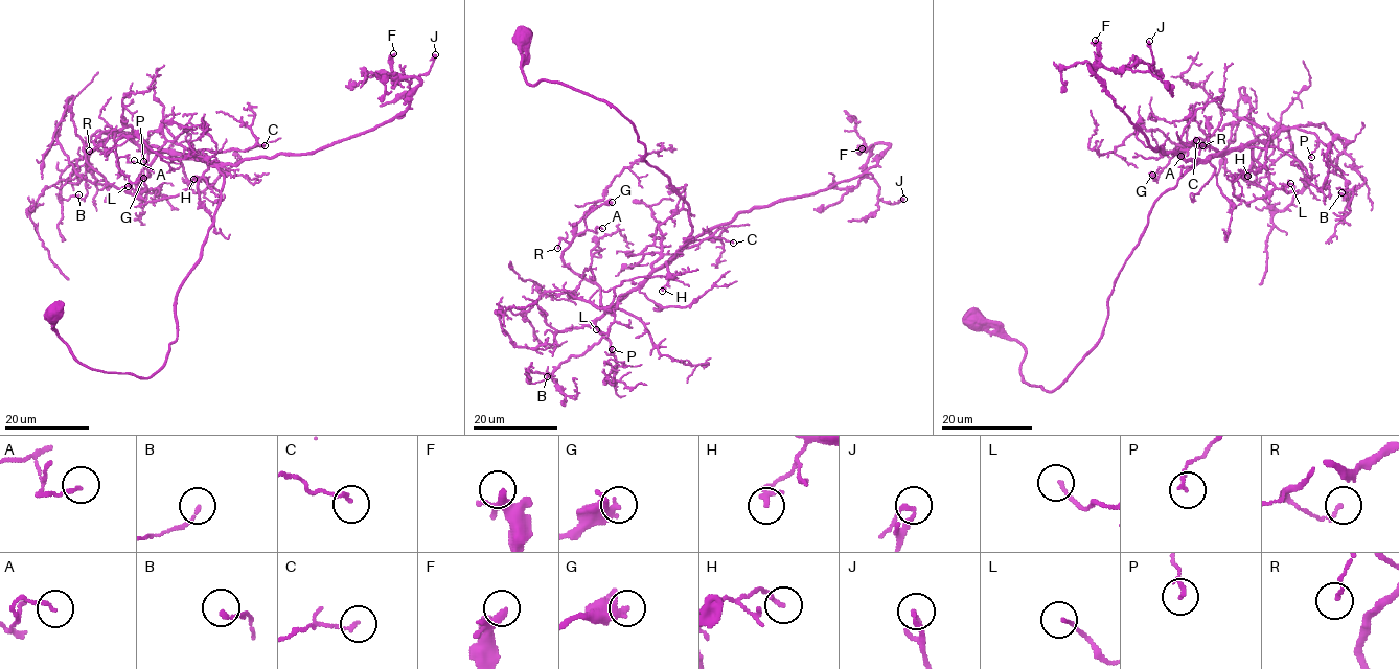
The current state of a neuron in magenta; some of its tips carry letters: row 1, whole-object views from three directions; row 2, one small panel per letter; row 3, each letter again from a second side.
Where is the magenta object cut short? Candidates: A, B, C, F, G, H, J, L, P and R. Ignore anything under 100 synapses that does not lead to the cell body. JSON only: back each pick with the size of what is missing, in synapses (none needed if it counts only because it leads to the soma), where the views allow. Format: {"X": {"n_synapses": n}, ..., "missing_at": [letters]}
{"F": {"n_synapses": 250}, "missing_at": ["F"]}

